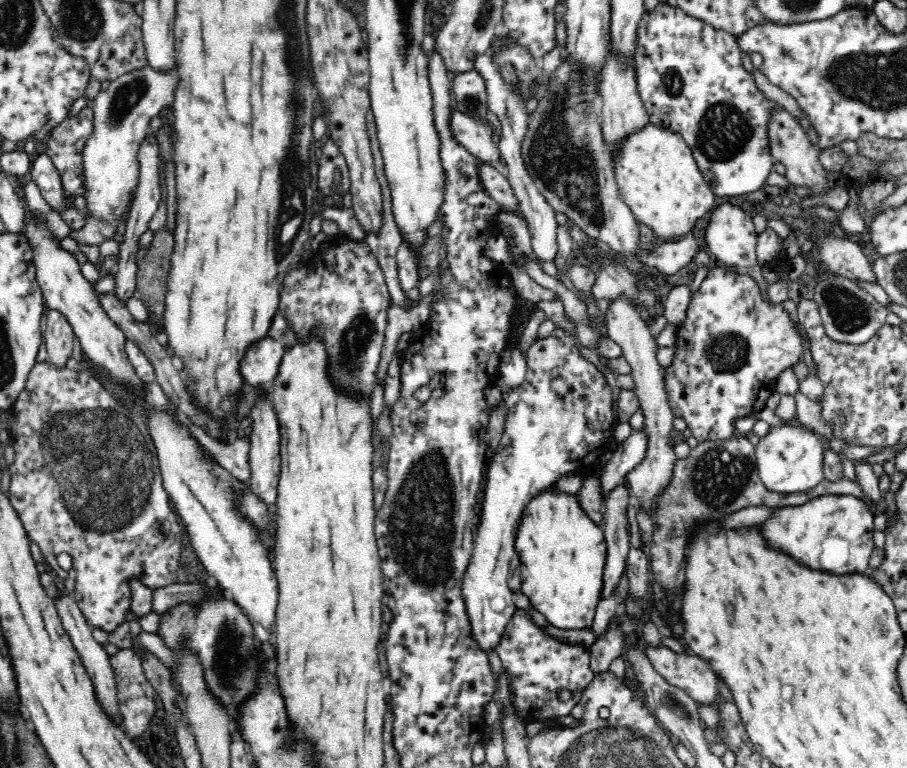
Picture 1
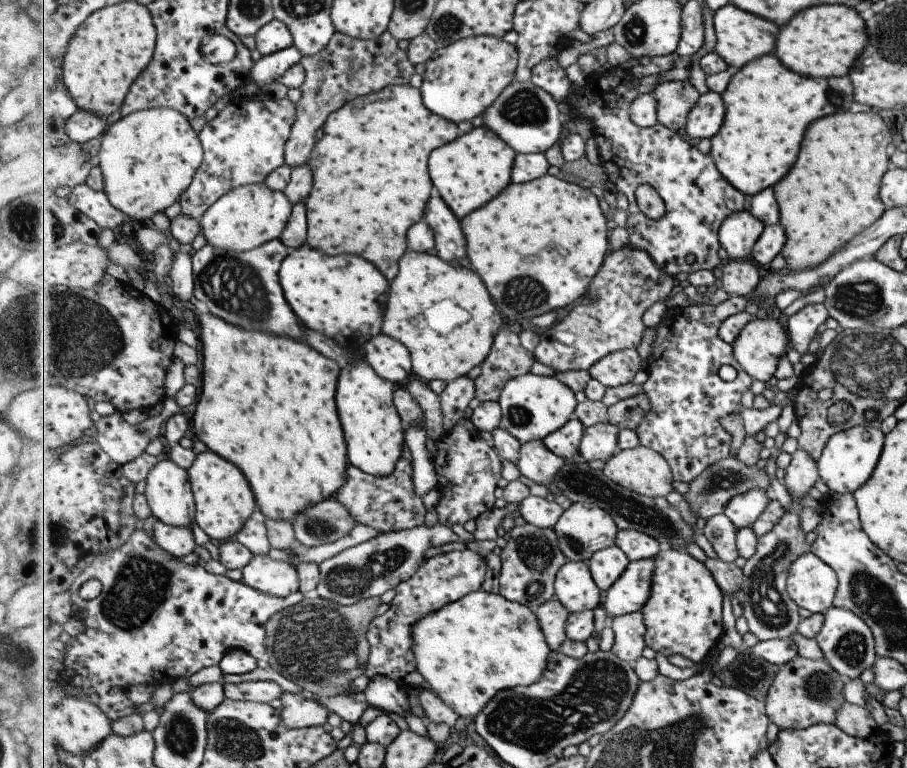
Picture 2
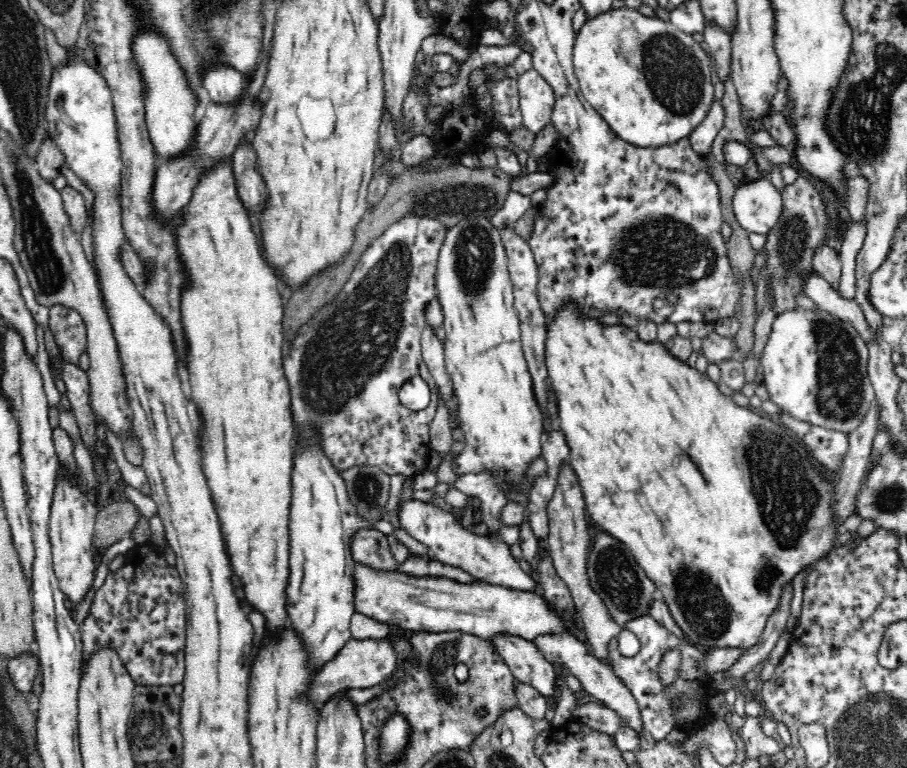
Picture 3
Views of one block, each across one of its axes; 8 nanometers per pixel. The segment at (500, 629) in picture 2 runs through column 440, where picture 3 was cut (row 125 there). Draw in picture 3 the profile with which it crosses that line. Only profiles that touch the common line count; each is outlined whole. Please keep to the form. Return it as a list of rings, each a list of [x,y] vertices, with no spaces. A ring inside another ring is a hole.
[[[626,5],[622,8],[610,8],[604,12],[587,17],[575,36],[571,59],[573,62],[573,73],[576,75],[584,98],[592,105],[592,108],[595,108],[604,117],[604,120],[608,121],[608,124],[618,136],[638,146],[672,144],[680,137],[689,136],[690,131],[704,118],[710,103],[715,99],[713,71],[710,67],[710,60],[700,43],[696,42],[691,35],[678,30],[671,22],[664,22],[664,19],[658,20],[658,16],[646,16],[638,9],[631,9],[626,7]]]

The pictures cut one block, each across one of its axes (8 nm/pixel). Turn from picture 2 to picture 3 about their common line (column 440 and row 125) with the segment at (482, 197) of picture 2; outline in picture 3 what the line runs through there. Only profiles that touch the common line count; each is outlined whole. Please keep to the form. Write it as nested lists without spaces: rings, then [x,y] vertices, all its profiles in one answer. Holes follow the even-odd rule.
[[[142,32],[134,40],[134,56],[144,81],[147,82],[146,100],[146,124],[150,134],[150,140],[154,143],[158,159],[173,157],[187,149],[191,138],[195,133],[196,122],[194,121],[195,110],[198,100],[188,89],[183,72],[177,66],[175,58],[169,54],[167,42],[153,32]]]

